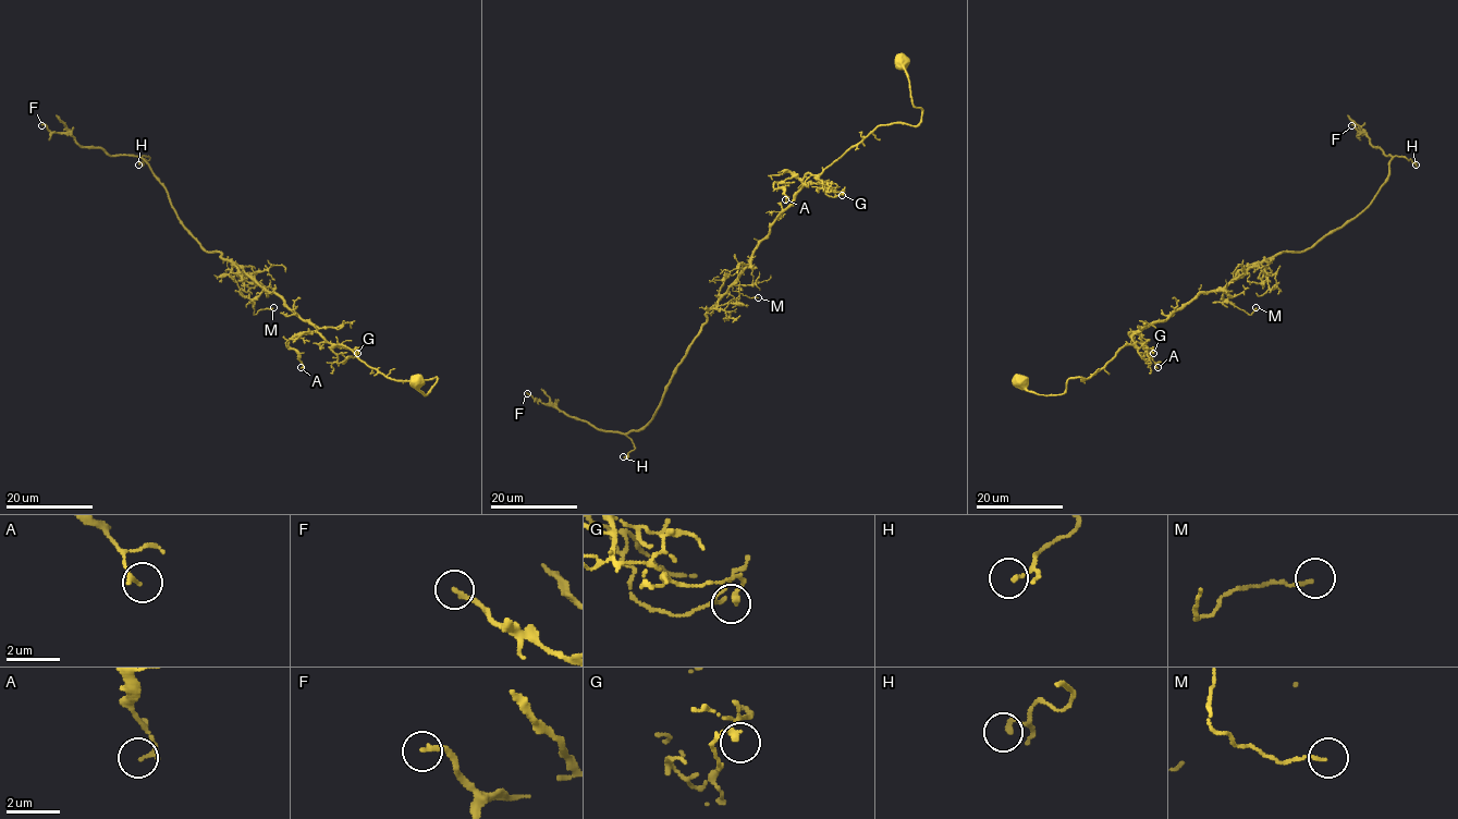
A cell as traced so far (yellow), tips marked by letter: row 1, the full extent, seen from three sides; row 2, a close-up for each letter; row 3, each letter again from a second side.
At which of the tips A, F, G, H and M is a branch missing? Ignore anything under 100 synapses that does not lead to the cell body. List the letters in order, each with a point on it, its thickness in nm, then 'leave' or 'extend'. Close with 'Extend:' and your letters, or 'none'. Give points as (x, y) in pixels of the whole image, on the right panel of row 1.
A: place (1158, 367); calibre 140 nm; leave
F: place (1351, 125); calibre 190 nm; leave
G: place (1153, 353); calibre 120 nm; leave
H: place (1416, 164); calibre 180 nm; leave
M: place (1256, 307); calibre 110 nm; leave
Extend: none

